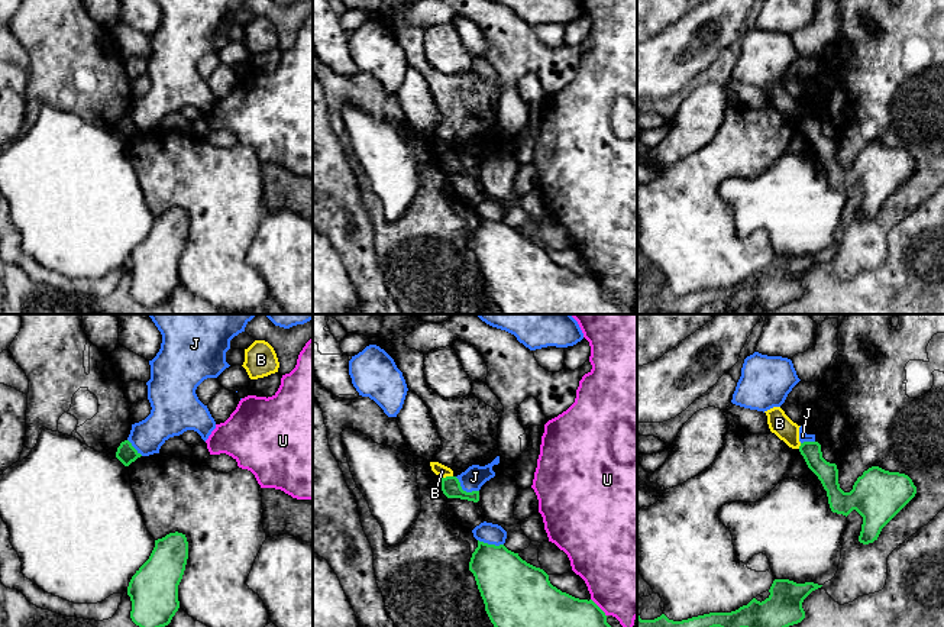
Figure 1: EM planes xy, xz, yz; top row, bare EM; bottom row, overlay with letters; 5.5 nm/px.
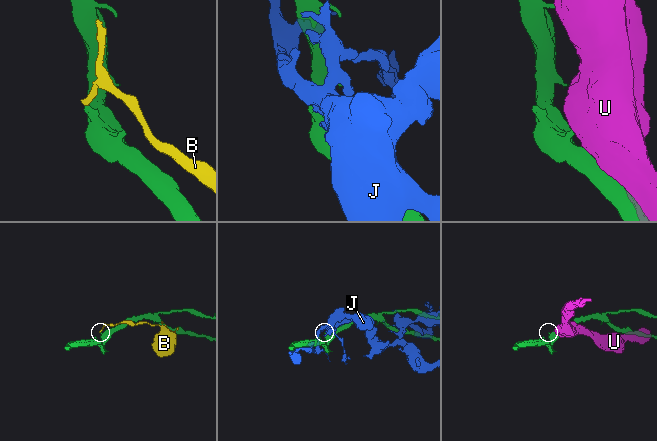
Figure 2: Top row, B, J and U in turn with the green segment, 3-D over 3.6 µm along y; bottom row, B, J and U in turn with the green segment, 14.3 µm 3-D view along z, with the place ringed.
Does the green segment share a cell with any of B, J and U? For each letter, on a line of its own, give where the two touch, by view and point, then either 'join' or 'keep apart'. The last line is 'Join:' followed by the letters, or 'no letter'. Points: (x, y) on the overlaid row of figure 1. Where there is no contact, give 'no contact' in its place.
B: xz (446, 477) | keep apart
J: xz (465, 491) | keep apart
U: xz (598, 607) | keep apart
Join: no letter

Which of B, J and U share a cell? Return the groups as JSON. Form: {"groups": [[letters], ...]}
{"groups": [["B"], ["J"], ["U"]]}

